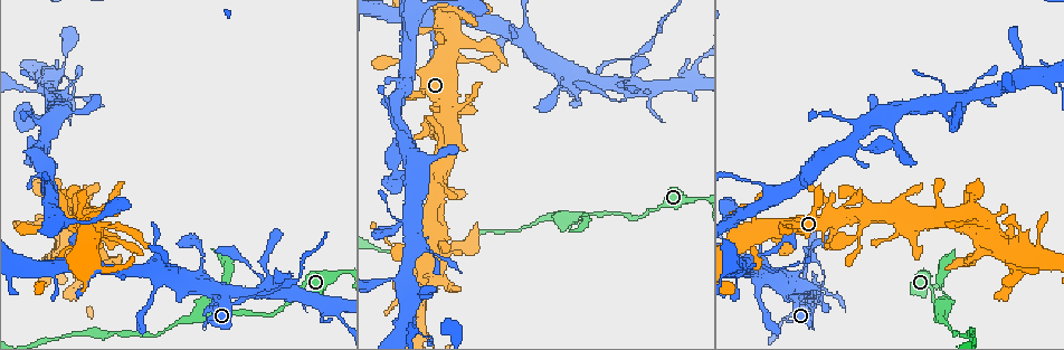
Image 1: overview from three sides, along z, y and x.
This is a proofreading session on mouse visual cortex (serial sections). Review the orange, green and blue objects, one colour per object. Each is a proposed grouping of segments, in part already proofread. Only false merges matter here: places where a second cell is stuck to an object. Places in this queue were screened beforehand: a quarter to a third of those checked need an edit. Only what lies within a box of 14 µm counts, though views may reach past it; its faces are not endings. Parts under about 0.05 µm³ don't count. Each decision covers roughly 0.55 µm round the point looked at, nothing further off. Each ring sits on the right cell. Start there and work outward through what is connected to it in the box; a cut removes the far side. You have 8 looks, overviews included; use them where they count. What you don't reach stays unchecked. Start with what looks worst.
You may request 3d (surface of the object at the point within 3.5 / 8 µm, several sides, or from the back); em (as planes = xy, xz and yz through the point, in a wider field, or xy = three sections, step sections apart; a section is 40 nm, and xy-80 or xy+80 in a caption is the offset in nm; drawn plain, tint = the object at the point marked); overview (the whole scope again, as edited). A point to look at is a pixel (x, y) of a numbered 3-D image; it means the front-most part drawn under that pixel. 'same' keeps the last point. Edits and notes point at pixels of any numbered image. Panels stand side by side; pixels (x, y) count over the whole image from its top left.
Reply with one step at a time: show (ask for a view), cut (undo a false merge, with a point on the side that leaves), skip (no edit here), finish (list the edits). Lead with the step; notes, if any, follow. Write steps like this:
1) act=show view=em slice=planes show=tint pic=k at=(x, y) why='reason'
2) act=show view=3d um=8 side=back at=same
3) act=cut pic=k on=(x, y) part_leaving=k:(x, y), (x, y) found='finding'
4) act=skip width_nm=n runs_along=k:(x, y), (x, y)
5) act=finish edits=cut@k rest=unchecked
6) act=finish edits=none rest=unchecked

act=show view=3d um=8 pic=1 at=(568, 217) why='three-way junction'

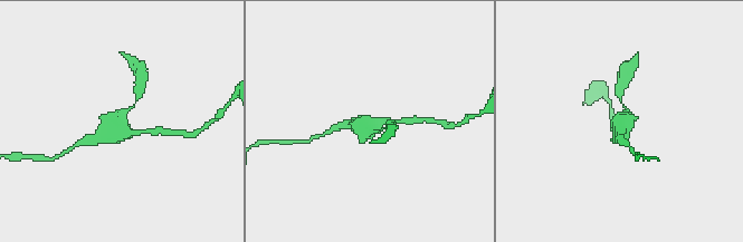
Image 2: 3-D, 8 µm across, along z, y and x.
act=show view=3d um=3.5 pic=2 at=(120, 135) why='closer look'

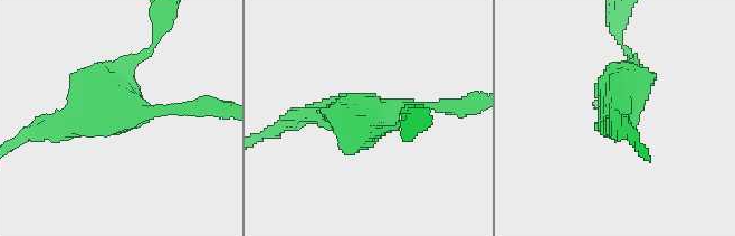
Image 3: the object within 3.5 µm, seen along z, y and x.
act=show view=em slice=xy step=3 show=tint pic=3 at=(114, 109) why='now the EM'

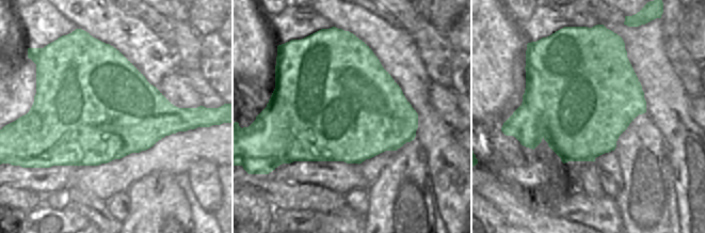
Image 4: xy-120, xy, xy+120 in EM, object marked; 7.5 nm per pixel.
act=skip runs_along=3:(191, 107), (108, 111), (44, 129) found='all the same cell'

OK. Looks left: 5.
act=show view=3d um=8 side=back pic=1 at=(860, 240) why='three arms meet'

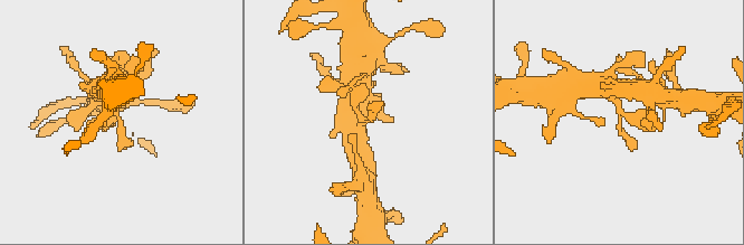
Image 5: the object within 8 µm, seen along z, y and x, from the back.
act=show view=3d um=3.5 pic=5 at=(620, 119) why='closer look'

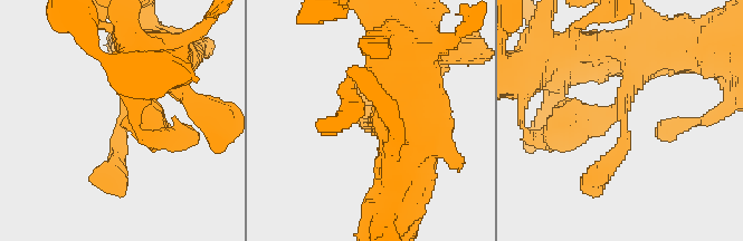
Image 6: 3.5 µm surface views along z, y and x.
act=skip arms=3 arm_widths_nm=250,250,300 runs_along=6:(647, 47), (625, 98), (625, 146), (592, 177) found='all the same cell'

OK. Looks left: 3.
act=show view=3d um=3.5 pic=1 at=(818, 288) why='abrupt turn'

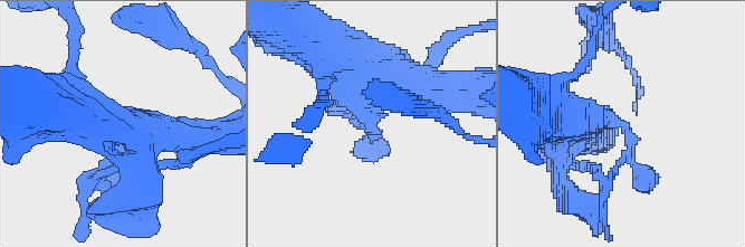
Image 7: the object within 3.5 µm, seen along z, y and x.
act=show view=em slice=xy step=3 show=tint pic=7 at=(370, 127)

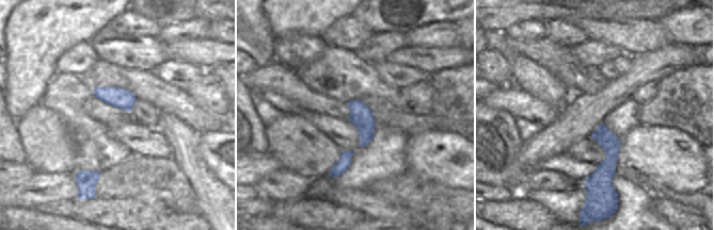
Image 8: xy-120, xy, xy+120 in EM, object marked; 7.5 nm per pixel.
act=cut pic=7 on=(590, 165) part_leaving=7:(600, 209), (605, 184), (576, 164) found='two cells meet here'

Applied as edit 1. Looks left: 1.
act=finish edits=cut@7 rest=unchecked

